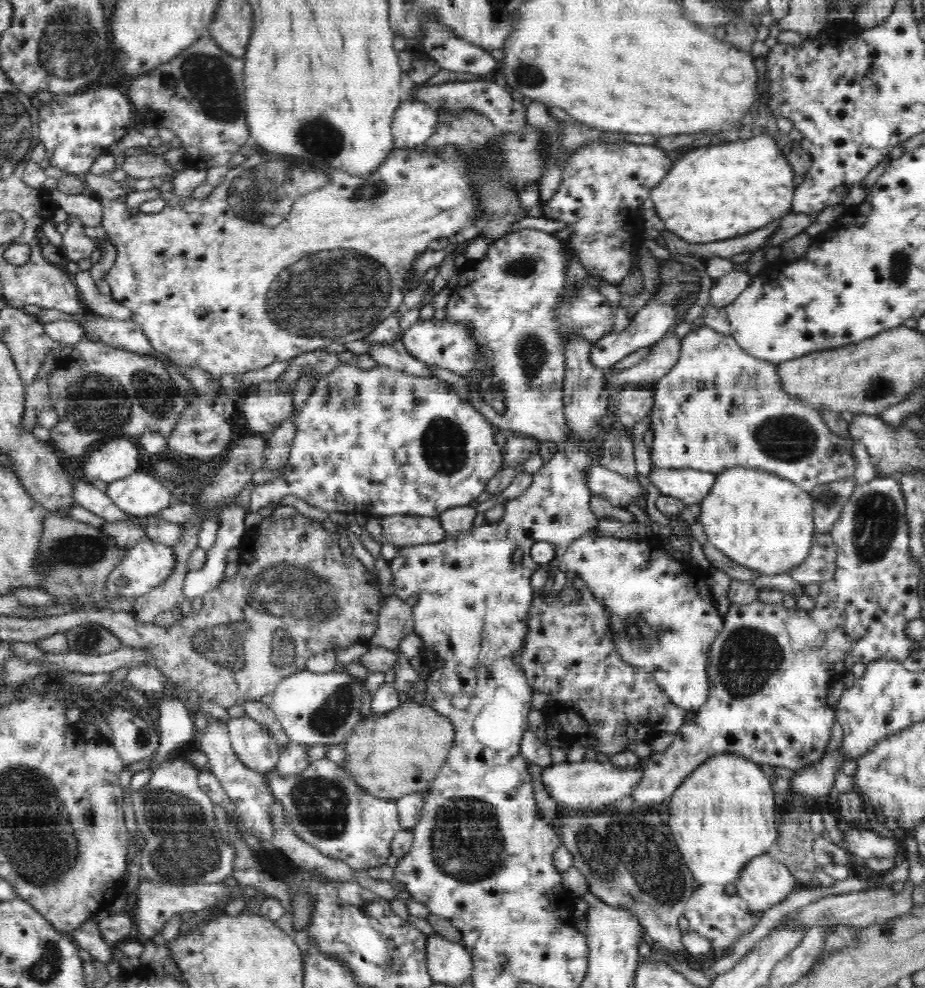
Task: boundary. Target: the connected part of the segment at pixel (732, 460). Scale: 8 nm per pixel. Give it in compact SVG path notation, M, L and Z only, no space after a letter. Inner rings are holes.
M708 326L692 329L681 340L680 356L672 370L655 383L655 404L650 416L654 469L659 472L696 469L716 474L732 469L760 470L792 481L807 492L818 485L852 478L856 462L850 434L844 437L834 434L823 422L822 412L782 393L775 366L748 354L732 334L722 334Z

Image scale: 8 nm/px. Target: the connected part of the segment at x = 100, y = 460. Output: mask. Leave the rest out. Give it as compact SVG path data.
M122 437L120 440L108 441L92 454L88 454L82 464L82 472L88 482L100 479L110 483L138 471L138 458L138 446Z

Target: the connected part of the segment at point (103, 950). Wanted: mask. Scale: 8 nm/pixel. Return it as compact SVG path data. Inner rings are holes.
M94 919L86 922L85 925L80 925L80 928L69 937L78 949L90 952L93 959L104 963L112 962L112 952L116 949L104 939L99 924Z

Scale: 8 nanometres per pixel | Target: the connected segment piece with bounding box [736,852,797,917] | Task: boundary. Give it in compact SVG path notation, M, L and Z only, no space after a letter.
M768 852L760 857L756 857L747 868L744 869L743 876L740 877L739 884L736 886L736 894L744 898L746 905L749 906L750 914L760 917L768 911L768 906L782 902L794 888L797 880L795 876L784 864L774 861Z

